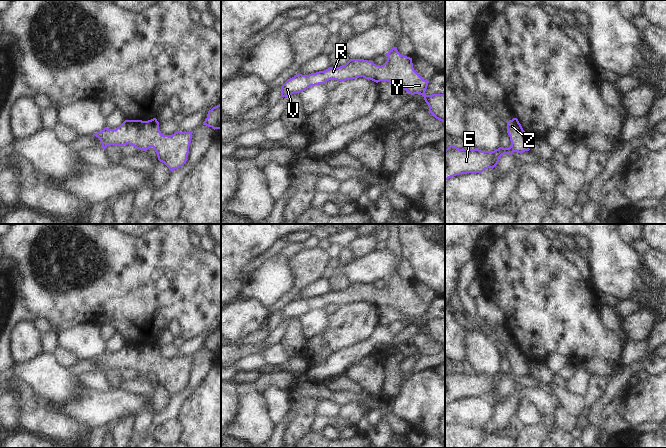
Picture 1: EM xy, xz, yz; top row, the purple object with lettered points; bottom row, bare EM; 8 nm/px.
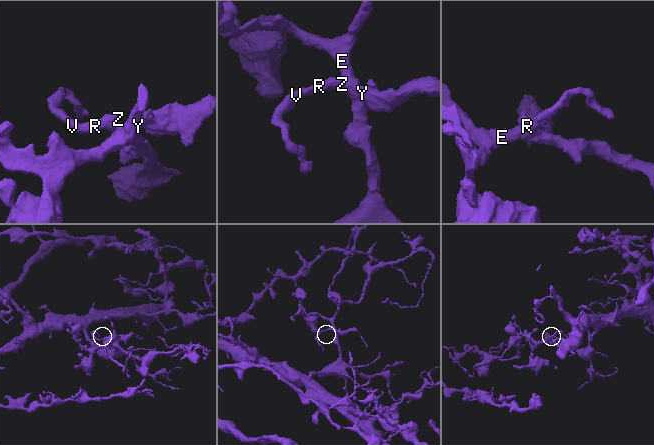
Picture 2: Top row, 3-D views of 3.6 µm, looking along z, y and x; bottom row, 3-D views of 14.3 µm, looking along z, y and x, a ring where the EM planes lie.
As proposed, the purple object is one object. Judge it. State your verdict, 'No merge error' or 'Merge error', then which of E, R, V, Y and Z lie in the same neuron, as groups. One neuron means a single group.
No merge error. Groups: E R V Y Z

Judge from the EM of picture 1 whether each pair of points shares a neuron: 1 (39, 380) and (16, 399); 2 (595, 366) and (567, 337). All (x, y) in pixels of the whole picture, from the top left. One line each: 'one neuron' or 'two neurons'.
1: two neurons
2: two neurons

